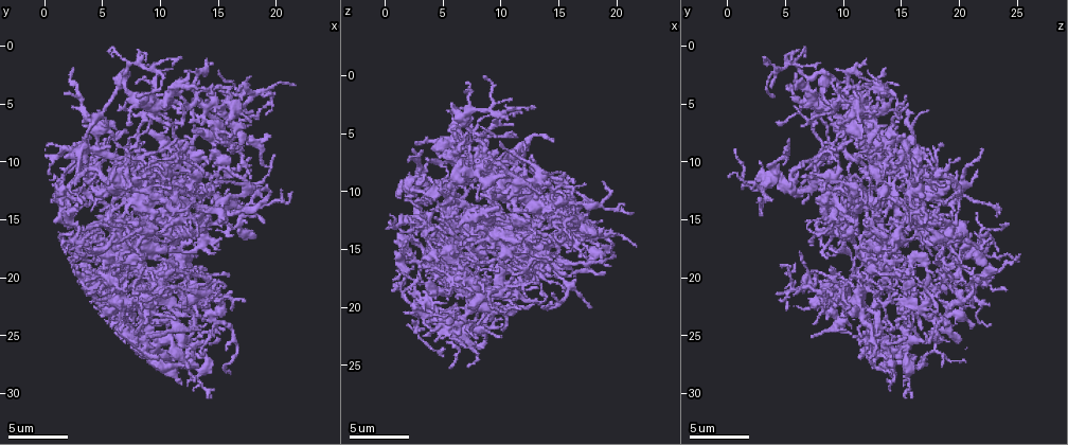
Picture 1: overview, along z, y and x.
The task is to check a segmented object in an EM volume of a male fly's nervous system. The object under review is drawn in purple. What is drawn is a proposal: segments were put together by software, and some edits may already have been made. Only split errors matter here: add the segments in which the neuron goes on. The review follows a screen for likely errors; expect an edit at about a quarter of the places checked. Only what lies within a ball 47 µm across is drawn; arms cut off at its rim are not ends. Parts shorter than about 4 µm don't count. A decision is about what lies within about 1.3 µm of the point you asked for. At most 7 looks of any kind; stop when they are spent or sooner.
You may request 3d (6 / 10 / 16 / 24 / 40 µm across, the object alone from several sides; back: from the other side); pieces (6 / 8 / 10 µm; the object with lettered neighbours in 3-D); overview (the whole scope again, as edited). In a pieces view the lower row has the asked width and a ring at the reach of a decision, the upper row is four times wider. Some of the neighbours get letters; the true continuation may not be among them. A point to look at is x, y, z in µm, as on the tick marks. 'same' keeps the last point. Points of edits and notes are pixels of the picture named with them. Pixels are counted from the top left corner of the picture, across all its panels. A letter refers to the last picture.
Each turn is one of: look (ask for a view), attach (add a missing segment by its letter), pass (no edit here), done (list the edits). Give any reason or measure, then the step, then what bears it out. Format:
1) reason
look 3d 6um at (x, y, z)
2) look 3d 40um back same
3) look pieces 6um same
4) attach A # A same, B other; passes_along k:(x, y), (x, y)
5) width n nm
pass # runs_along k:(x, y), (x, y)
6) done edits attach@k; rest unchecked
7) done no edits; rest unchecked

branch stops here
look pieces 8um at (13.6, 19.4, 18.8)

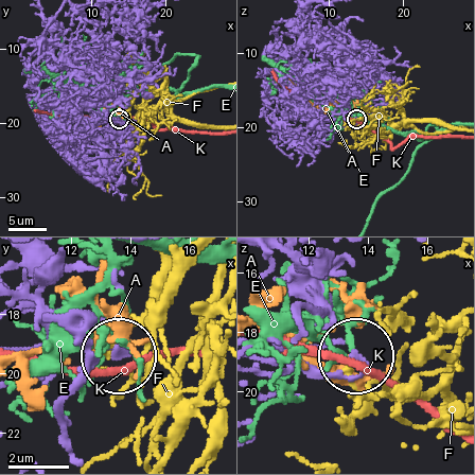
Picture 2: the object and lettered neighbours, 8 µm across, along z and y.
pass # A other, E other, F other, K other; no lettered segment goes on from it

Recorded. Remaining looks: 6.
thin end
look 3d 10um at (19.0, 12.4, 9.4)

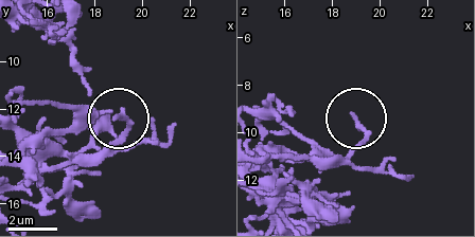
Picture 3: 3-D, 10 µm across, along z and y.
look pieces 8um at (19.0, 12.3, 9.4)

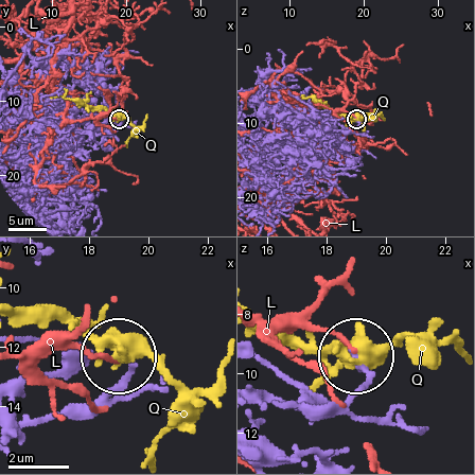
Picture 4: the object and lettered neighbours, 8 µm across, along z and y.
pass # L other, Q other; none of them fits

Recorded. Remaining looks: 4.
an open end
look pieces 6um at (15.8, 19.8, 14.8)

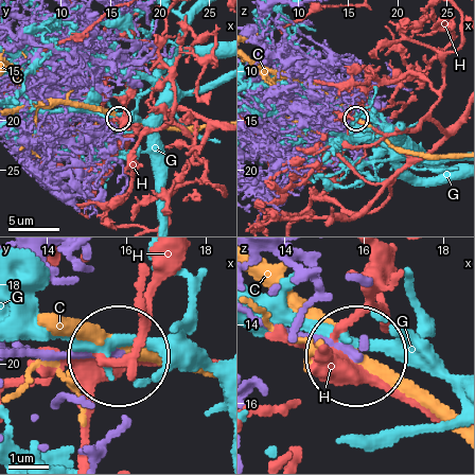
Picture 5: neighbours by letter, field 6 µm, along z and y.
pass # C other, G other, H other; runs_along 5:(258, 317), (355, 354); none of them fits

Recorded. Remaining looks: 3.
done no edits; rest unchecked

